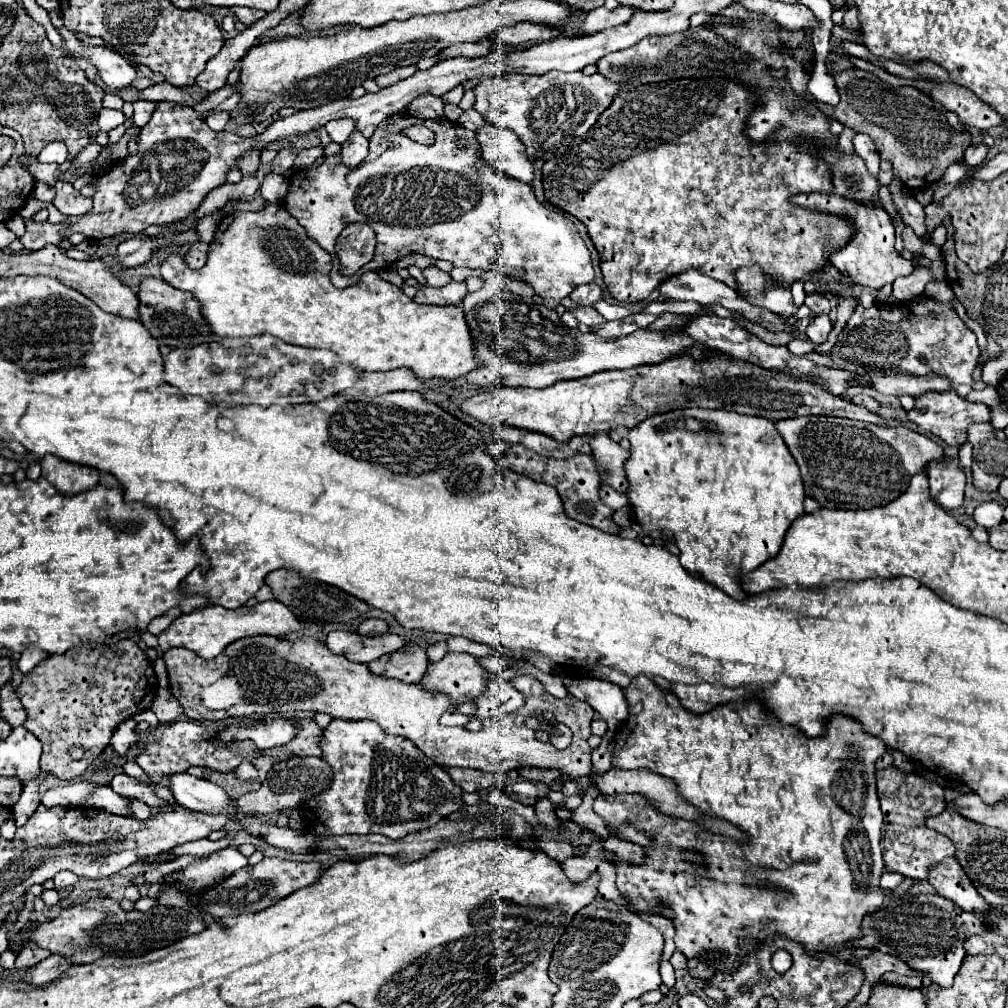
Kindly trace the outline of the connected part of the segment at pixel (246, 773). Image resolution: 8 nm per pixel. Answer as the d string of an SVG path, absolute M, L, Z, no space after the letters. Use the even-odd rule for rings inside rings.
M243 761L235 770L235 775L241 780L255 779L258 777L258 771L248 761Z

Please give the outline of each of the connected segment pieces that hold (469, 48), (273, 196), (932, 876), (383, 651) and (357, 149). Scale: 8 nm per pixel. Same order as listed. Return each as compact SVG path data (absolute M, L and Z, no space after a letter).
M486 39L482 43L458 43L458 45L452 45L452 47L446 47L440 55L442 59L446 57L484 57L492 51L492 41Z
M268 173L268 175L264 177L264 183L262 183L262 187L260 187L260 193L262 193L262 197L264 197L268 203L282 205L284 195L288 193L288 179L282 177L282 175L276 175L276 173Z
M954 857L932 865L928 871L928 881L938 895L954 901L962 911L984 913L988 909L988 903L980 899L978 891L972 887L972 881Z
M334 631L328 635L326 645L330 651L344 655L346 659L354 663L370 663L374 659L380 659L384 655L390 655L402 647L406 647L410 641L396 633L382 633L374 637L366 637L360 633L350 631Z
M354 129L352 135L348 137L348 141L342 143L344 165L356 167L366 159L366 155L368 155L368 139L358 129Z

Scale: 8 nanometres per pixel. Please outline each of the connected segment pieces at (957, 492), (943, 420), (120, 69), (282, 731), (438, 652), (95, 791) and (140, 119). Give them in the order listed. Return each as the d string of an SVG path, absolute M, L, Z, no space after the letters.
M936 459L928 463L928 479L932 499L944 509L956 509L964 501L966 475L952 459Z
M928 391L920 397L916 397L914 409L908 411L908 419L912 423L916 423L920 429L926 429L926 431L934 433L936 437L940 437L948 445L960 447L962 443L966 443L968 425L990 421L990 409L984 403L970 403L966 399L960 399L954 391L942 391L942 393Z
M66 27L58 29L58 33L66 39L66 45L68 45L68 51L72 53L72 57L80 57L98 69L100 79L104 81L104 85L110 91L116 93L116 91L132 87L132 83L136 79L136 69L122 55L118 55L106 47L88 47L82 41L78 41L74 37L74 33L68 31Z
M274 719L266 723L256 723L254 727L234 727L230 725L226 731L222 731L222 739L252 739L258 749L270 749L276 745L286 745L288 739L294 737L294 727L288 719Z
M438 641L438 643L430 645L430 647L426 649L426 653L428 653L428 659L430 659L430 661L440 661L440 659L448 653L446 641Z
M76 781L64 787L52 787L42 795L42 803L46 807L94 807L104 809L112 815L132 817L130 799L114 793L108 785L96 785L92 781Z
M136 101L134 103L134 123L138 127L144 127L150 121L154 111L156 111L156 103L152 103L152 101Z

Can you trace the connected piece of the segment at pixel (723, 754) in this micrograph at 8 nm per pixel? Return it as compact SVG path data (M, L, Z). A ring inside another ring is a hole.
M638 675L636 681L632 679L628 687L624 687L624 697L628 701L628 721L624 725L624 731L618 731L614 741L614 753L612 753L612 767L614 769L648 769L656 775L668 777L676 783L678 787L678 795L688 801L692 807L696 807L704 817L716 817L716 819L724 819L728 823L732 823L734 827L738 827L748 841L736 841L732 837L726 835L716 835L704 827L700 827L700 823L696 821L688 821L688 819L680 819L680 817L672 817L672 815L664 815L660 811L654 811L652 803L642 797L642 795L604 795L600 793L592 805L592 809L596 811L596 815L600 815L606 821L608 829L620 829L622 825L632 825L636 831L644 833L650 837L650 845L644 845L642 851L646 855L646 859L642 863L622 863L618 859L614 859L612 863L618 865L616 867L616 887L620 891L620 895L628 901L630 911L636 913L650 913L650 915L664 915L662 913L662 905L666 905L668 909L672 909L672 923L676 929L674 935L674 943L678 947L678 951L682 951L686 955L686 959L702 959L706 963L712 965L712 969L718 973L734 973L742 959L748 953L754 953L758 949L758 945L764 941L764 931L770 935L780 935L786 937L790 941L800 943L808 953L818 955L818 953L826 953L826 951L844 951L846 949L846 941L854 941L860 939L860 925L864 915L874 913L882 907L884 903L884 889L880 887L880 875L884 873L886 865L882 861L882 849L880 849L880 829L882 829L882 811L880 811L880 803L878 803L878 795L876 795L876 769L874 763L878 757L882 757L886 753L884 743L880 743L880 739L864 735L864 731L860 731L860 723L856 723L854 719L848 717L832 717L832 721L828 723L828 731L824 737L820 739L808 739L804 737L802 731L796 731L796 727L780 727L778 719L764 711L764 707L758 701L744 701L740 705L720 705L714 707L712 711L704 713L704 715L692 715L688 711L684 711L684 707L680 707L680 701L666 691L660 691L654 683L648 683L648 679L644 675ZM814 787L820 787L818 793L814 793ZM684 851L698 851L702 857L702 865L704 869L694 869L692 859L684 859ZM750 865L758 865L764 869L774 869L774 871L782 871L778 873L778 877L774 881L766 881L766 873L754 873L750 871ZM768 887L776 887L776 889L784 889L790 895L782 897L782 895L770 895Z

